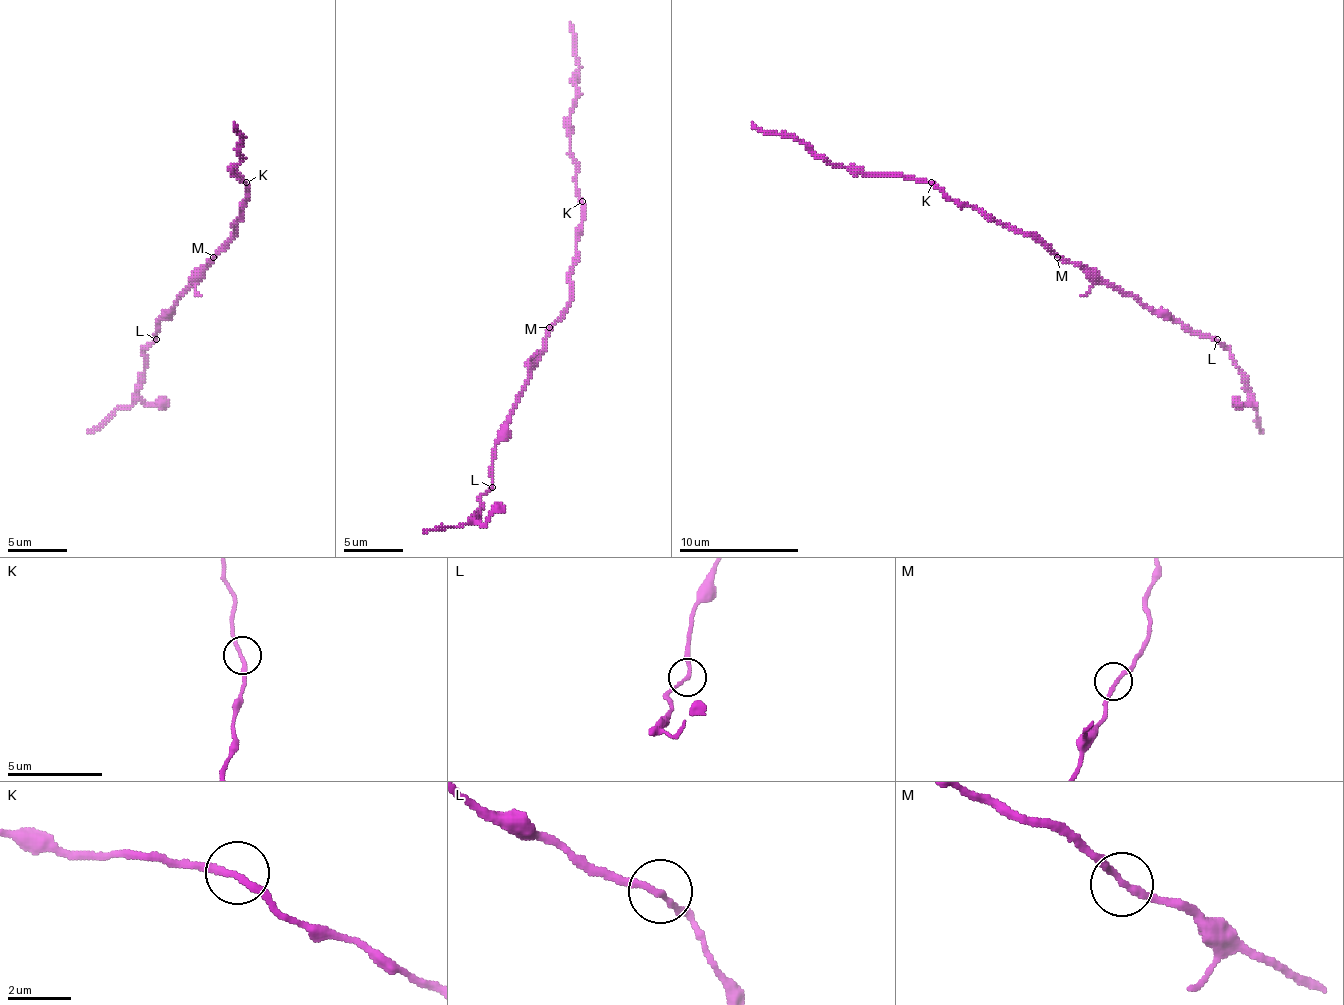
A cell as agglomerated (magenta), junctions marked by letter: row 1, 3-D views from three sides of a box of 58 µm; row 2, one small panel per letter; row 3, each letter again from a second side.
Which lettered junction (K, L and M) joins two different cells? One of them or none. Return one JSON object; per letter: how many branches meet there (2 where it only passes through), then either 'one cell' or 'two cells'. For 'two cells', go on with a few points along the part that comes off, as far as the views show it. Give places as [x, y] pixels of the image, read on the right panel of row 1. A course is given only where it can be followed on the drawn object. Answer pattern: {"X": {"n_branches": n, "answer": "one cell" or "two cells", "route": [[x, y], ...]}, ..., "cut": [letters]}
{"K": {"n_branches": 2, "answer": "one cell"}, "L": {"n_branches": 2, "answer": "two cells", "route": [[1218, 340], [1227, 349], [1257, 409], [1260, 433]]}, "M": {"n_branches": 2, "answer": "one cell"}, "cut": ["L"]}

